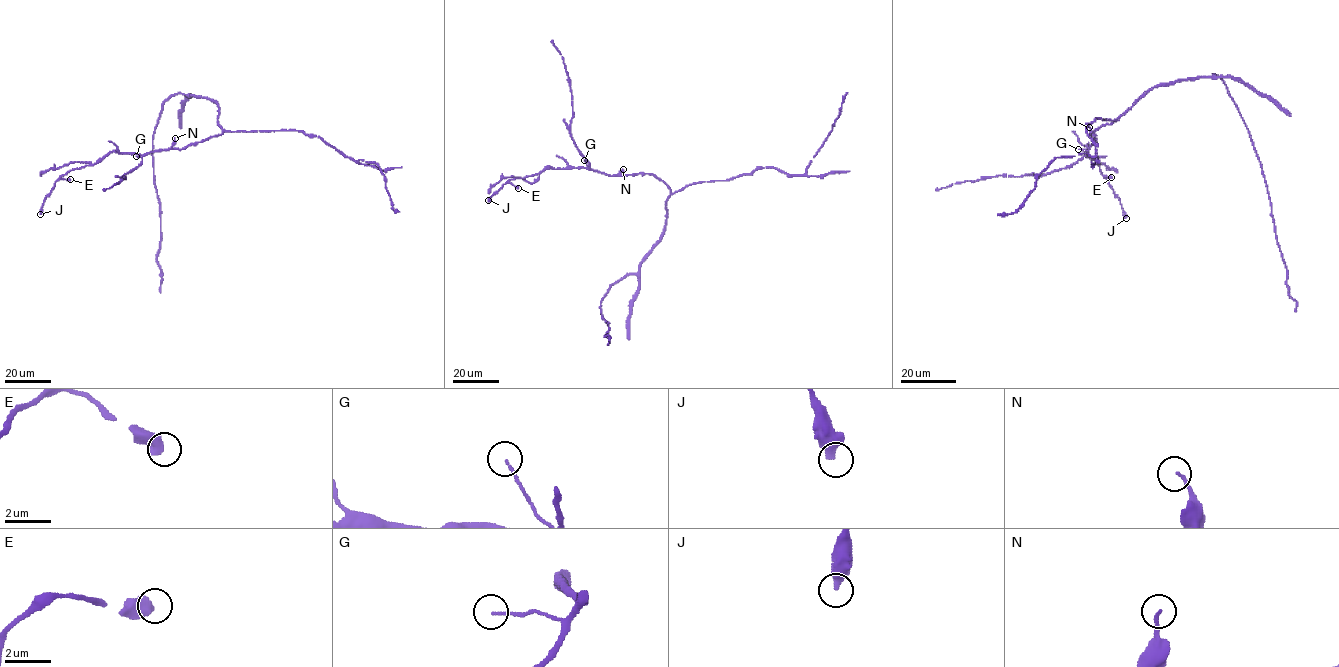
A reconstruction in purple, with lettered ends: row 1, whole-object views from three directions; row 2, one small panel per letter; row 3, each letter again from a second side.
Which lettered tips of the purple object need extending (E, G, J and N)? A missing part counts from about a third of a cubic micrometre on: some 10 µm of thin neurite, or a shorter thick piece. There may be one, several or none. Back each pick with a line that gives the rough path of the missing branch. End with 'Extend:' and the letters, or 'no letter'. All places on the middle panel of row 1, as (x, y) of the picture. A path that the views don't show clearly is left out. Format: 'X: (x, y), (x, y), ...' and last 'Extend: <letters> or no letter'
Extend: no letter

